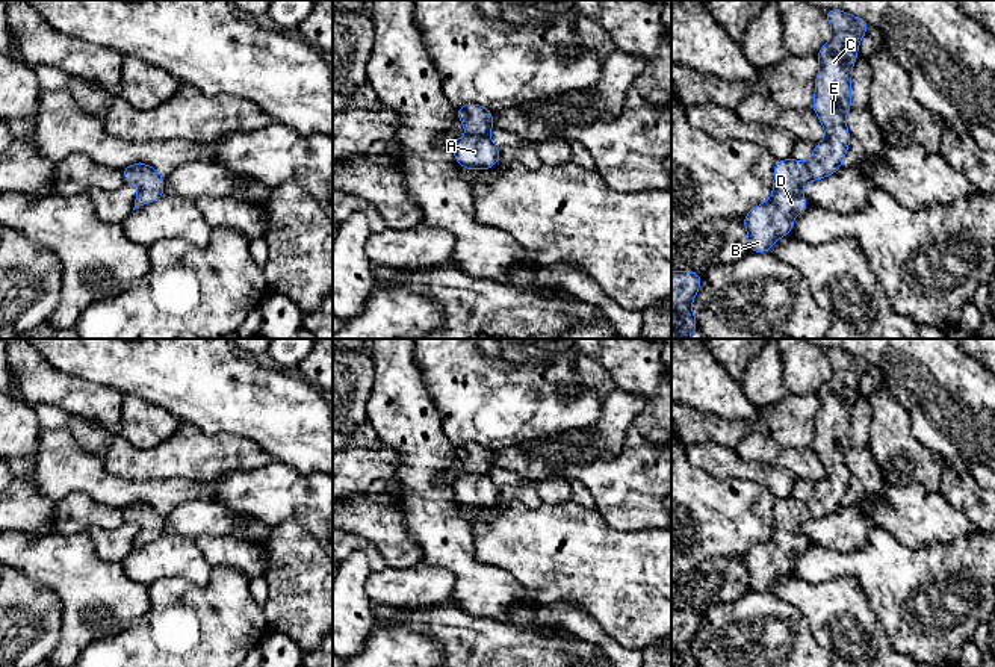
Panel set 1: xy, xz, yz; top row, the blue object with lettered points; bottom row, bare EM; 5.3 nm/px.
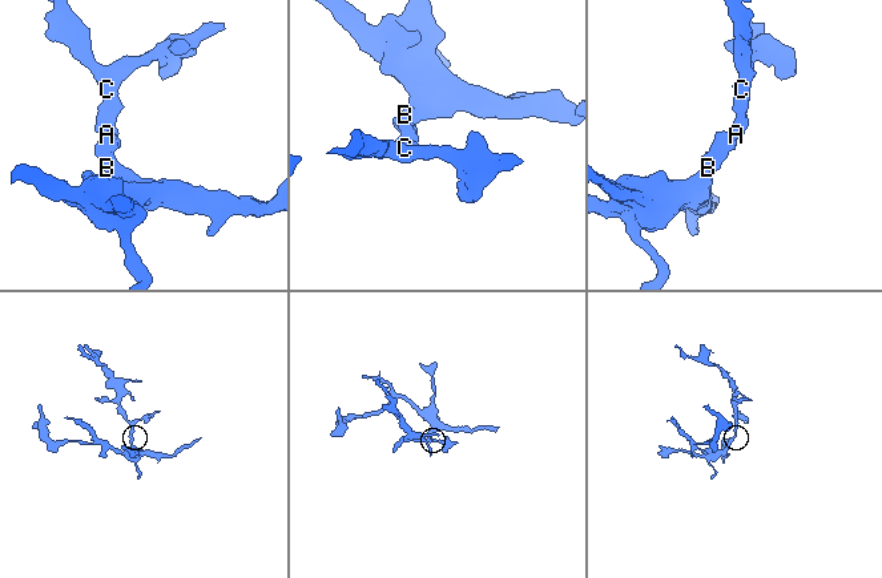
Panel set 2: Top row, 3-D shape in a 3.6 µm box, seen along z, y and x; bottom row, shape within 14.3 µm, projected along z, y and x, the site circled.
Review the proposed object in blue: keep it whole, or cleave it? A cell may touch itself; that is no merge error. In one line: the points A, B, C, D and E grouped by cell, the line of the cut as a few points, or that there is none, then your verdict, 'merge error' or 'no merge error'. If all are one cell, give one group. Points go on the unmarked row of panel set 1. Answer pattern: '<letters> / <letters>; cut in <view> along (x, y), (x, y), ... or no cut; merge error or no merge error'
A B C D E; no cut; no merge error

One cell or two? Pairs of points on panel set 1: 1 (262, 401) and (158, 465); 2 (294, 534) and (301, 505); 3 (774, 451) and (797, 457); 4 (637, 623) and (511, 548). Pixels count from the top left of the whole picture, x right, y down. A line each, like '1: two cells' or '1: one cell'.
1: two cells
2: two cells
3: one cell
4: one cell

